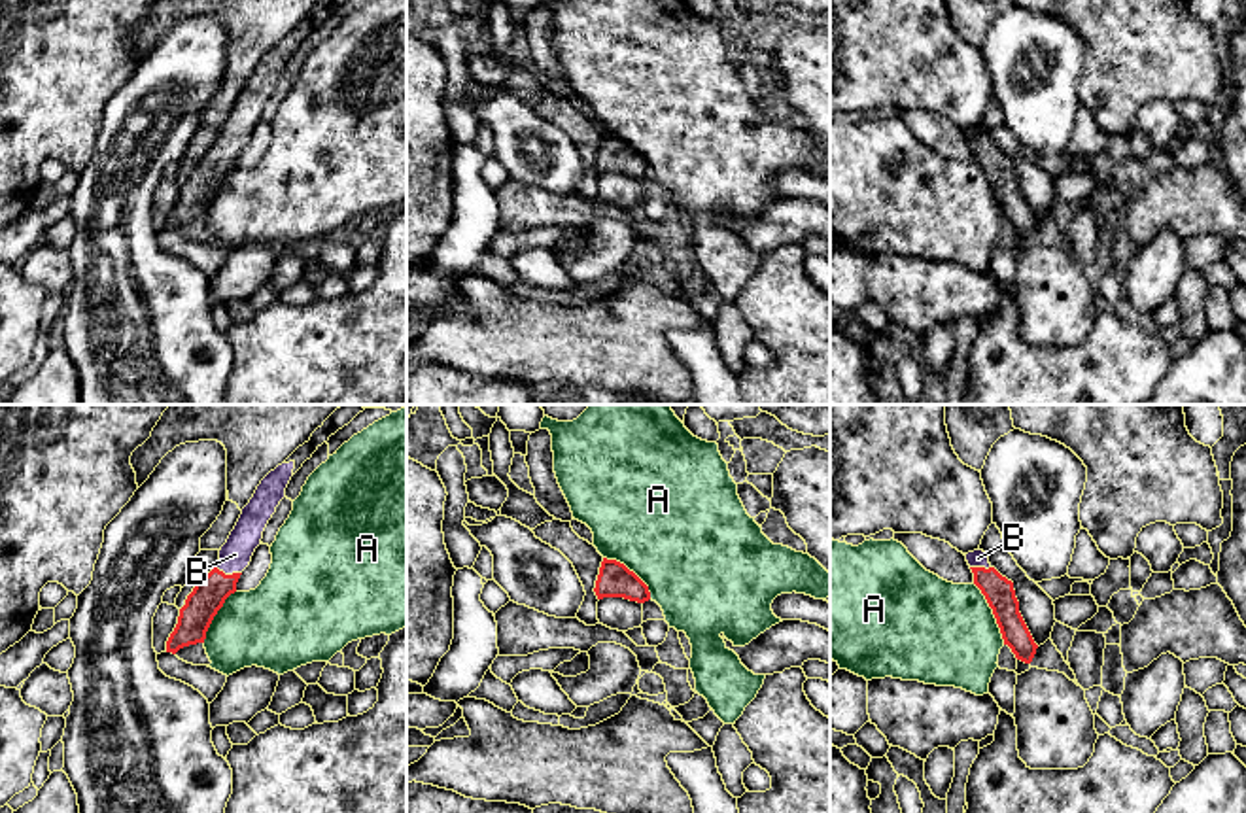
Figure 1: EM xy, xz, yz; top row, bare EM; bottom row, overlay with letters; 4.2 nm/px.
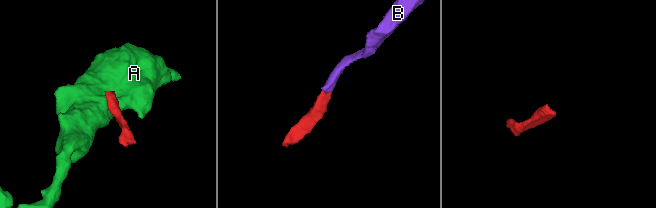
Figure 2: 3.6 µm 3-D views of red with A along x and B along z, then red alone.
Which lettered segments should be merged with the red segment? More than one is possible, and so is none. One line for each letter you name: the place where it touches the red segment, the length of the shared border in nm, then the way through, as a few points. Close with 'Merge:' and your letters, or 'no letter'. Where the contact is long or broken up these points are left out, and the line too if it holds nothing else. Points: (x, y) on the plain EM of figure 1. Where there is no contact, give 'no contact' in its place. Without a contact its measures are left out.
B: xy (229, 152) | 120 nm | across xy (208, 171), (229, 152), (235, 131)
Merge: B

